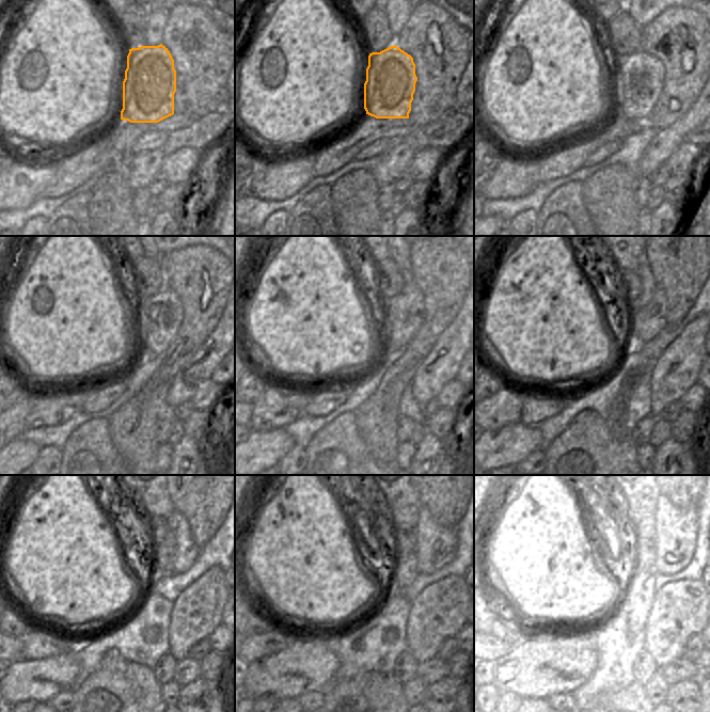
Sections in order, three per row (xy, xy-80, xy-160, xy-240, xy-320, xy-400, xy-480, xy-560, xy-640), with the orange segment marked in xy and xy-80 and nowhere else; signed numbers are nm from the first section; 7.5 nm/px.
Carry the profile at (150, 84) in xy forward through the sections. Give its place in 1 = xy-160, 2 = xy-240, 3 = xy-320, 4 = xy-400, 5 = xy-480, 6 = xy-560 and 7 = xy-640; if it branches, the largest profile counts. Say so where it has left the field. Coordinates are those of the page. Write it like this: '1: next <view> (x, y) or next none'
1: next xy-160 (634, 82)
2: next xy-240 (159, 317)
3: next xy-320 (401, 315)
4: next xy-400 (645, 323)
5: next xy-480 (187, 551)
6: next xy-560 (436, 546)
7: next xy-640 (675, 529)

